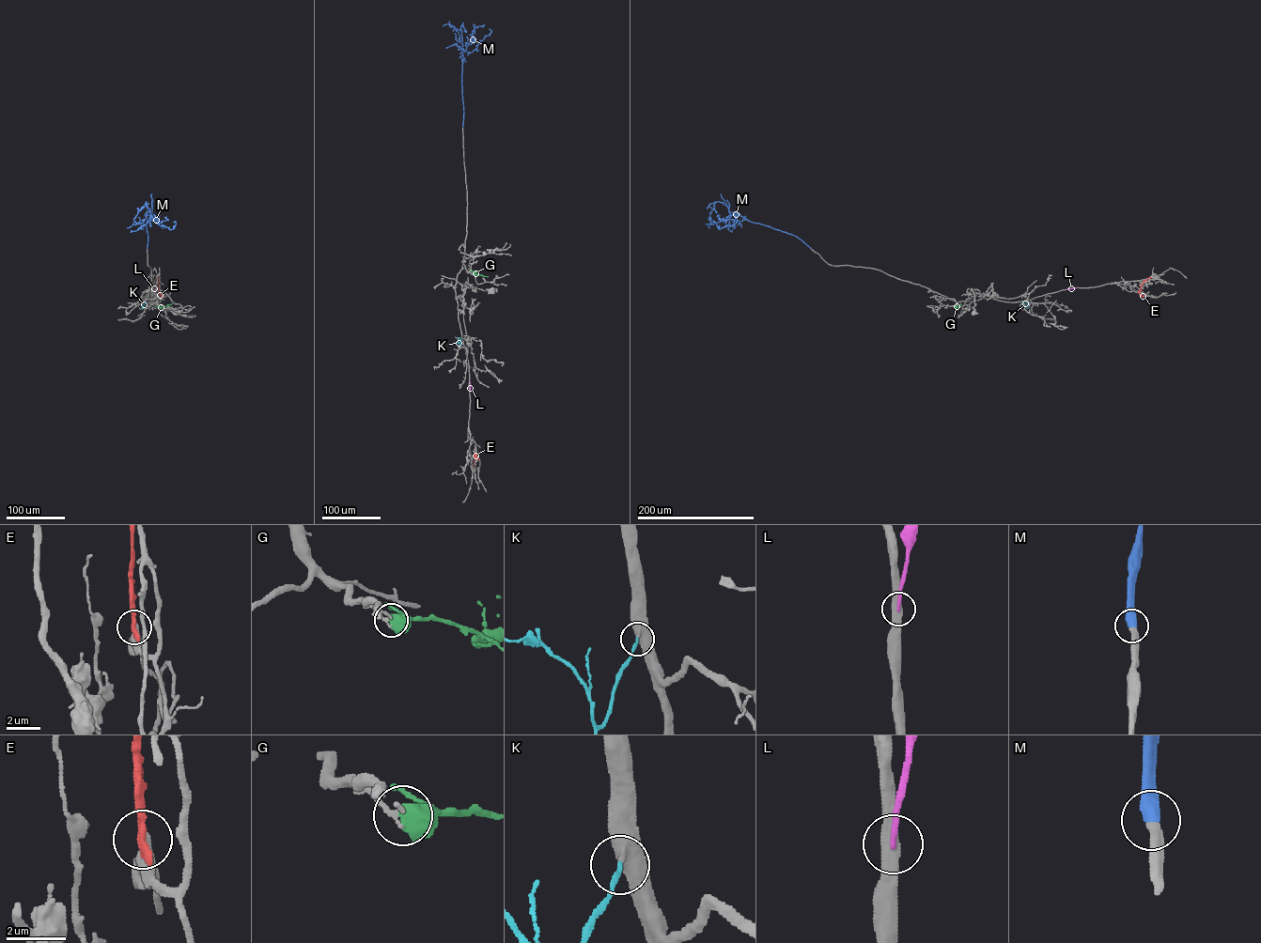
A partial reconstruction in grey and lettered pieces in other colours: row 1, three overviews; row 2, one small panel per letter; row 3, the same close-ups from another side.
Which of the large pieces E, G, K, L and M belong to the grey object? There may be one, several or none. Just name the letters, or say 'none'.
K, M

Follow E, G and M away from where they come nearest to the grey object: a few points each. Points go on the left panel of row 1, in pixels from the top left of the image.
E: (158, 277), (160, 295), (162, 295)
G: (155, 306), (172, 303)
M: (147, 248), (147, 212), (149, 211), (159, 225), (169, 229), (175, 226), (173, 222)

